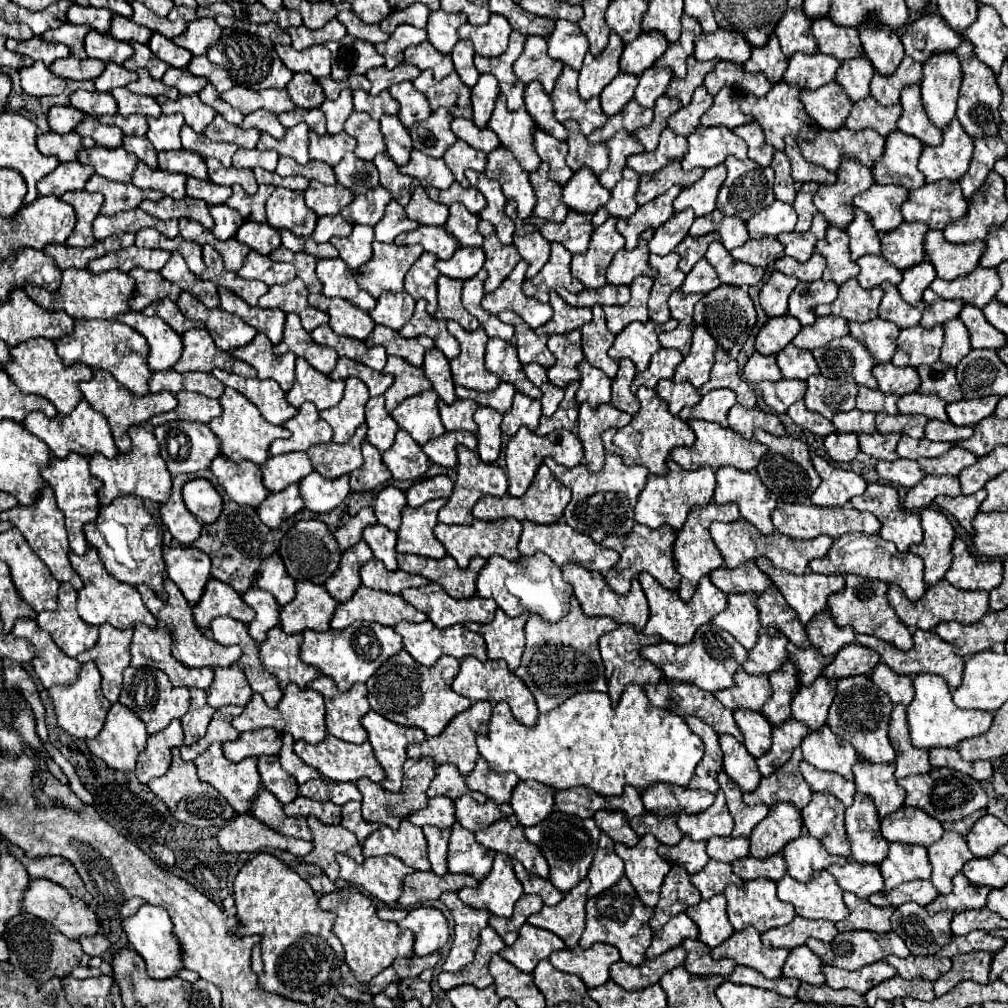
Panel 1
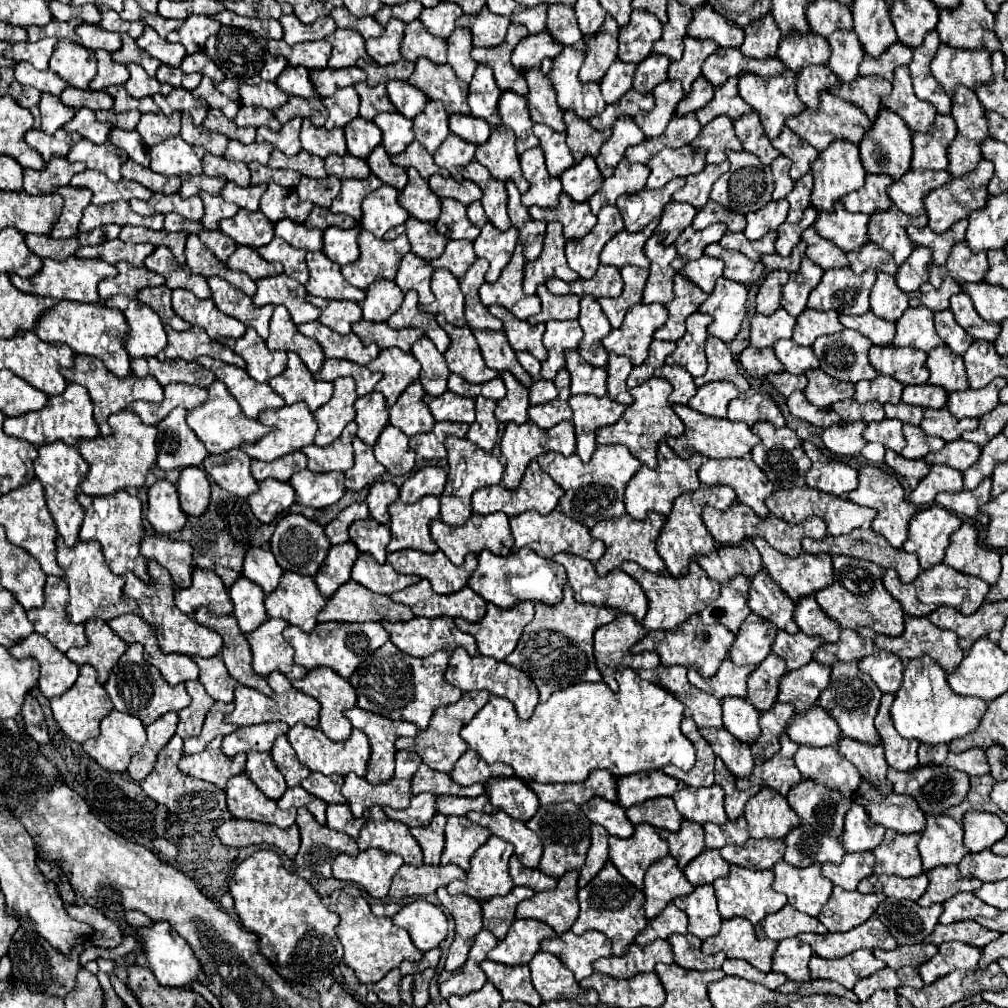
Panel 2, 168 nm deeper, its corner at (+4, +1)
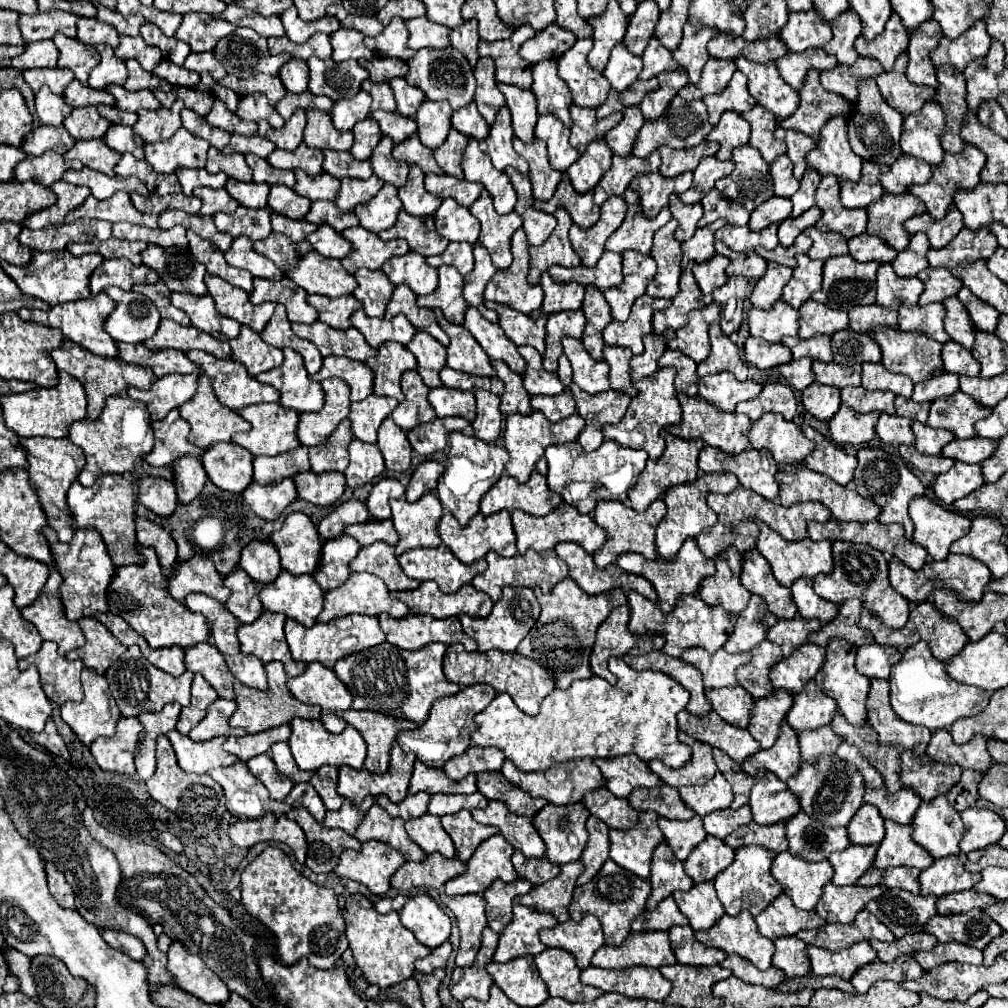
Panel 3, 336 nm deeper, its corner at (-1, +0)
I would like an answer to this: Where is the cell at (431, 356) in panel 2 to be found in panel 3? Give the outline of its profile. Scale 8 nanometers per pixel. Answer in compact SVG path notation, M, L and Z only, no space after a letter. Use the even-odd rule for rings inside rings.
M417 331L411 343L407 343L407 349L417 359L417 371L423 377L423 383L427 387L441 387L439 371L445 367L445 347L431 335Z

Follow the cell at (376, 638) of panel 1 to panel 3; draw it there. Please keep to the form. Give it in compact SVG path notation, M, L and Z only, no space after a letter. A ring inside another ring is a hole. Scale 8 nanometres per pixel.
M347 615L329 623L315 623L313 627L303 627L301 623L287 619L285 637L295 661L303 661L303 663L319 661L325 667L333 667L337 659L351 655L353 651L363 651L385 641L385 635L377 623L377 617L367 617L367 615Z

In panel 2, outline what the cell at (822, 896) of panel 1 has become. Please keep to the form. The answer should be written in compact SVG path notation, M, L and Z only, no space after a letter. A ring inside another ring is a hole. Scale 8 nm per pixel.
M780 860L772 872L776 880L772 888L788 896L788 904L808 916L818 916L832 894L832 882L820 874L820 864L810 868L794 868Z

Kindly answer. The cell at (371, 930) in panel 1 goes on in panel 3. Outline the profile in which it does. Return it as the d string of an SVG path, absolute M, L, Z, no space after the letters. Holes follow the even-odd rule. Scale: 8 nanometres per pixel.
M353 895L345 903L345 921L347 921L347 939L349 949L353 951L353 957L357 965L361 967L365 979L371 985L377 985L381 989L387 989L391 985L397 985L405 979L409 979L415 971L415 961L431 953L425 945L421 945L411 931L407 931L397 911L389 911L387 915L381 915L375 911L373 903L363 895Z

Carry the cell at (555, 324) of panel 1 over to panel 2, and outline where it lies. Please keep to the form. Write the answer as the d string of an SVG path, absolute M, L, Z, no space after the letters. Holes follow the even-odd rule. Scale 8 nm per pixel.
M538 286L538 298L542 300L542 312L532 316L528 322L532 326L544 324L548 320L576 320L580 314L580 298L574 294L556 296L546 290L546 286Z

